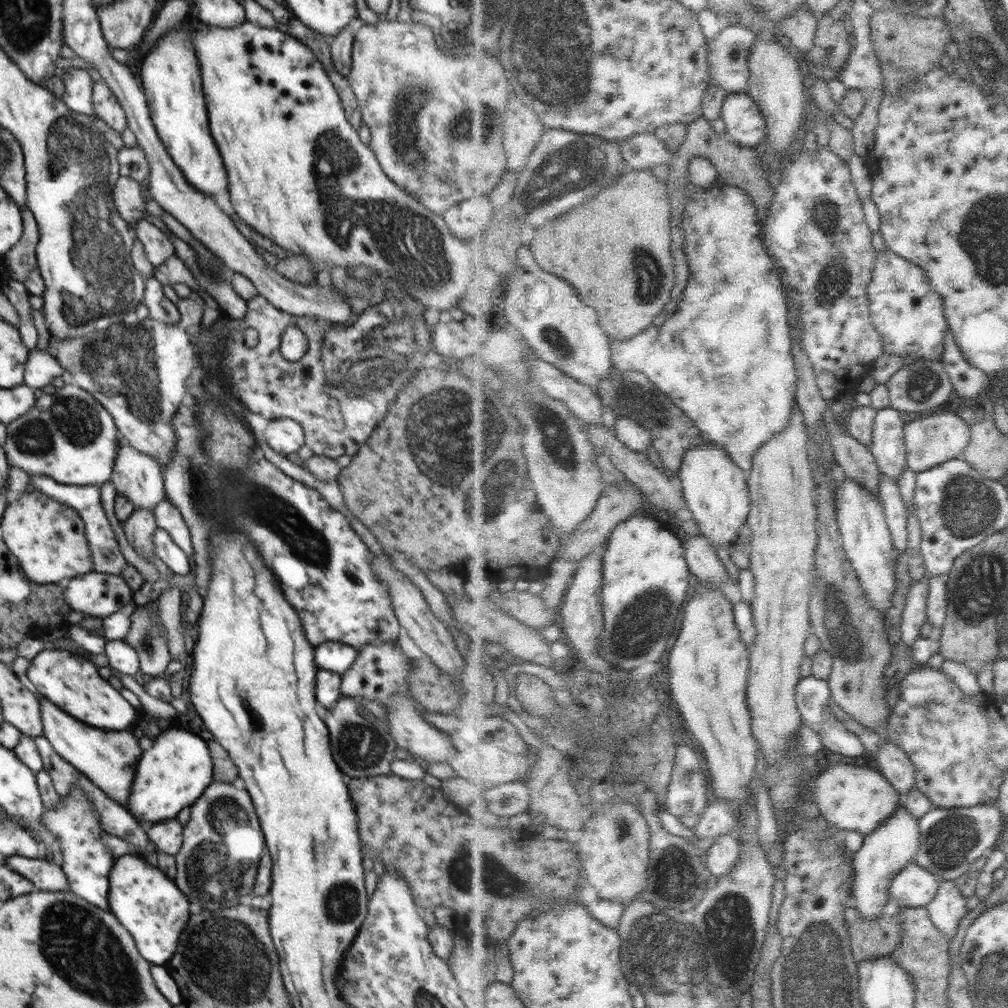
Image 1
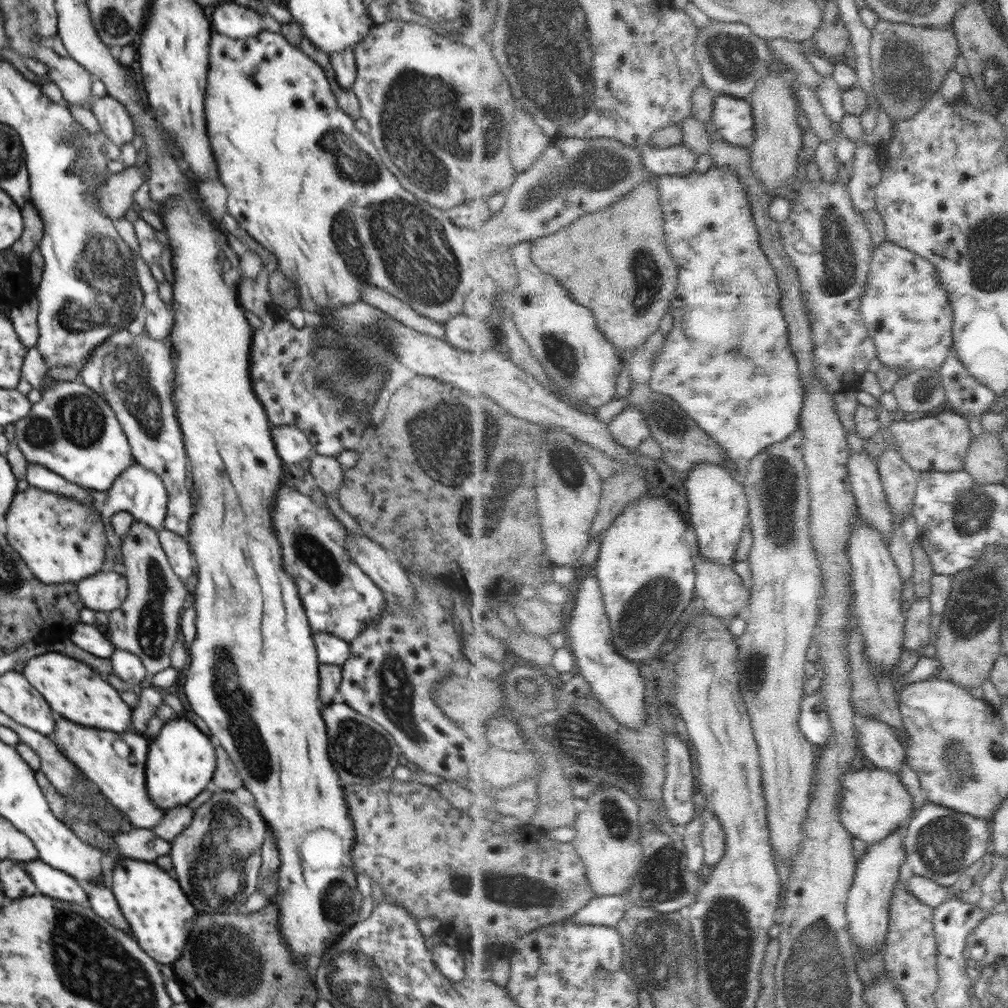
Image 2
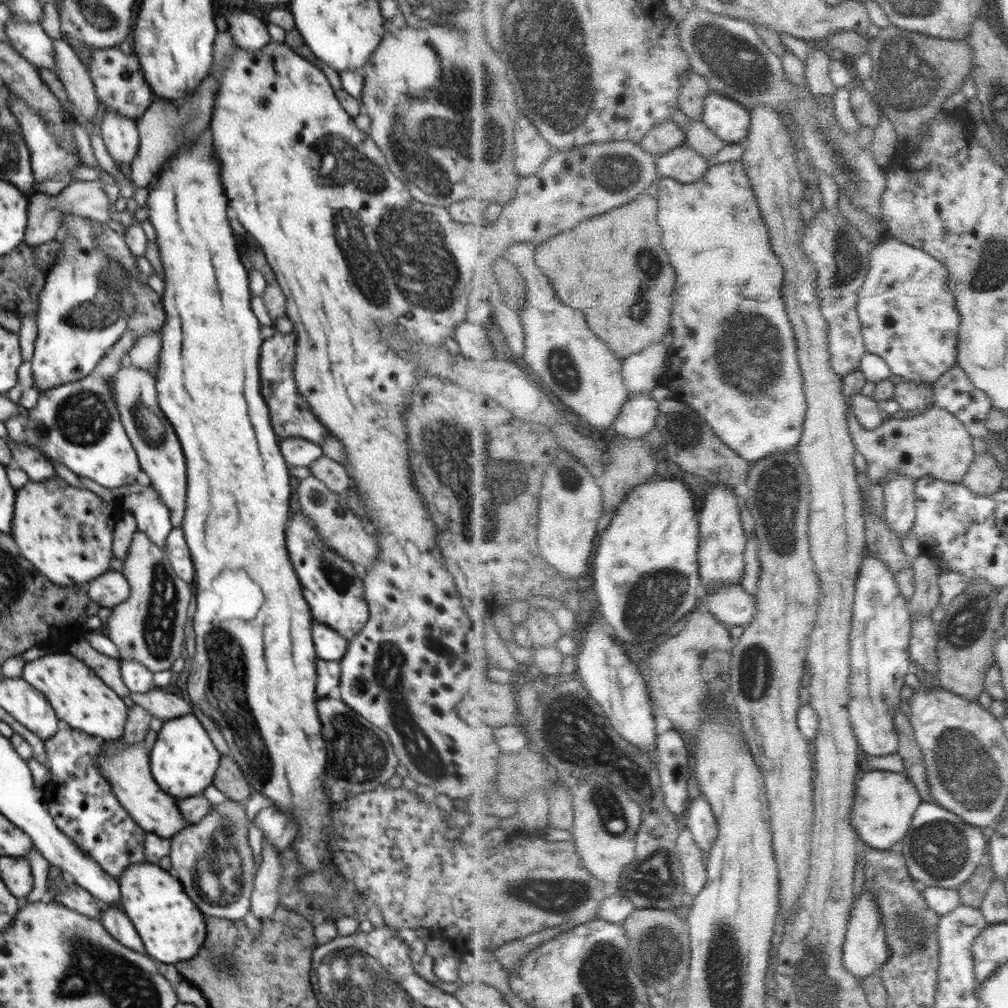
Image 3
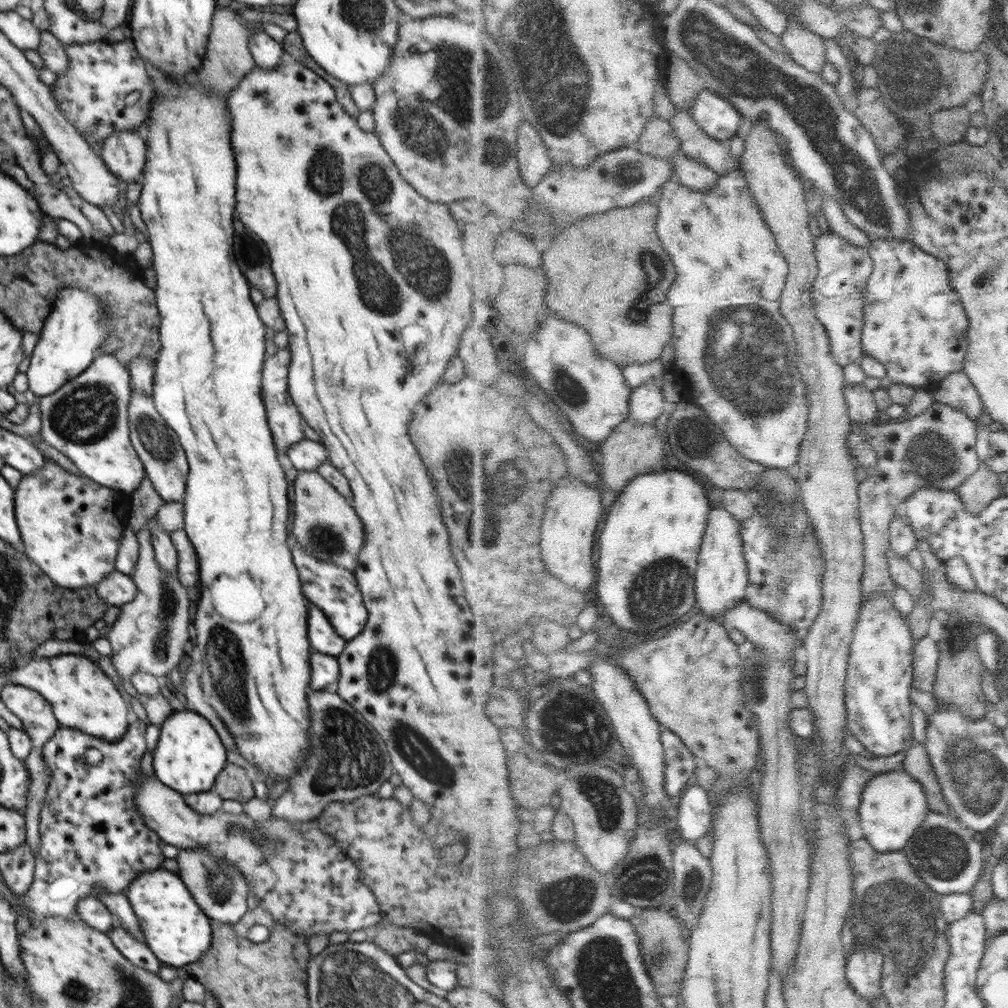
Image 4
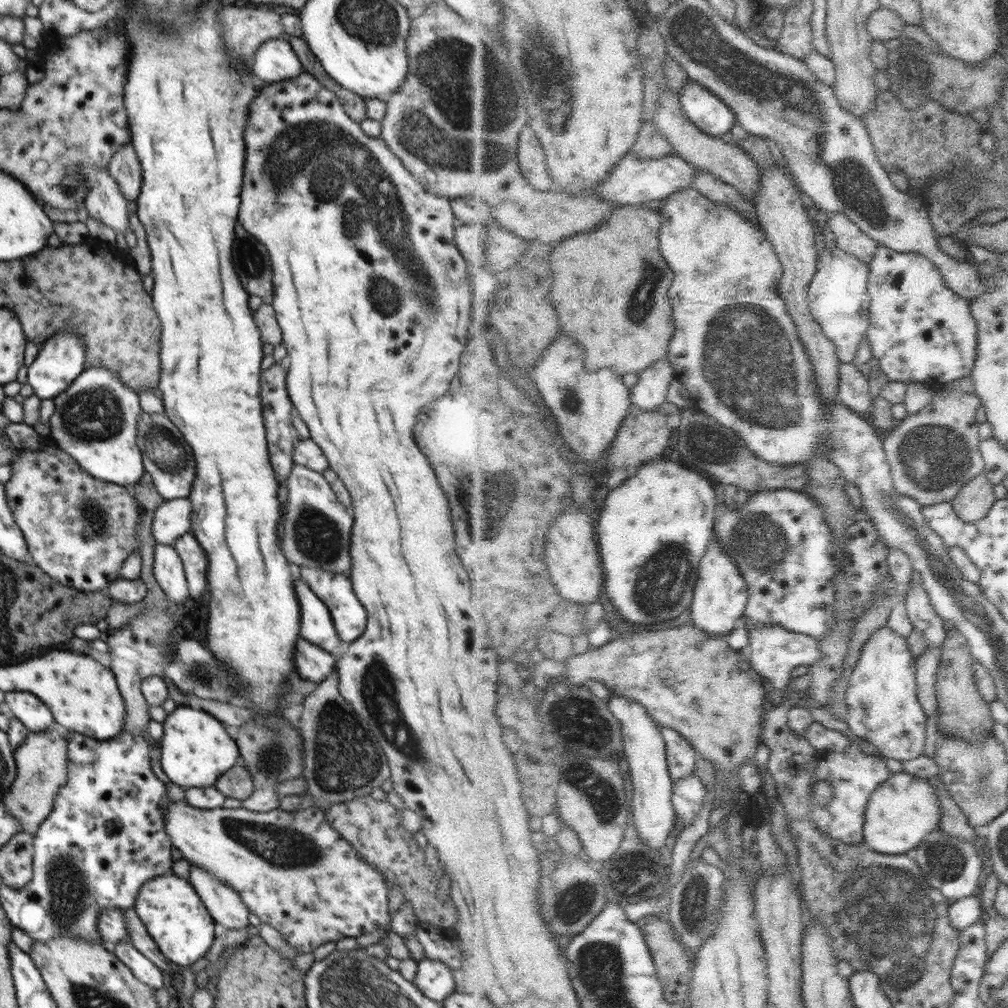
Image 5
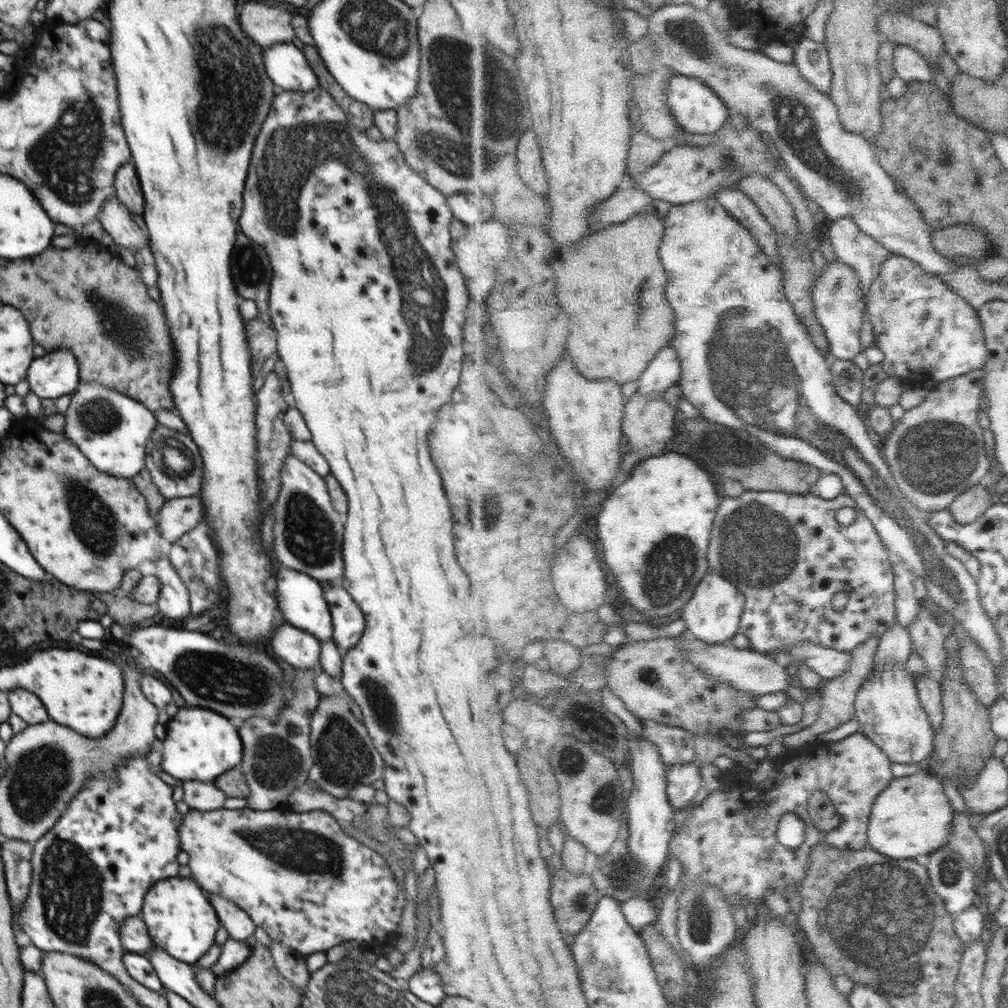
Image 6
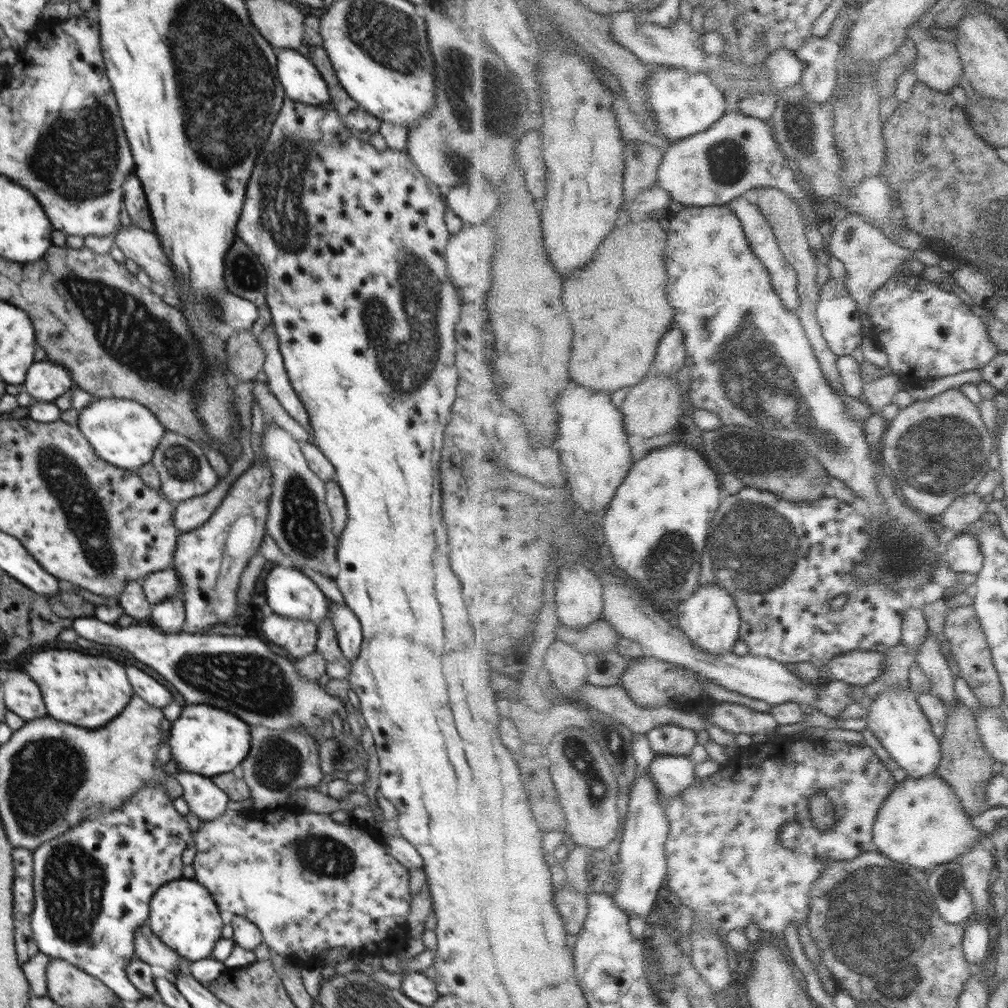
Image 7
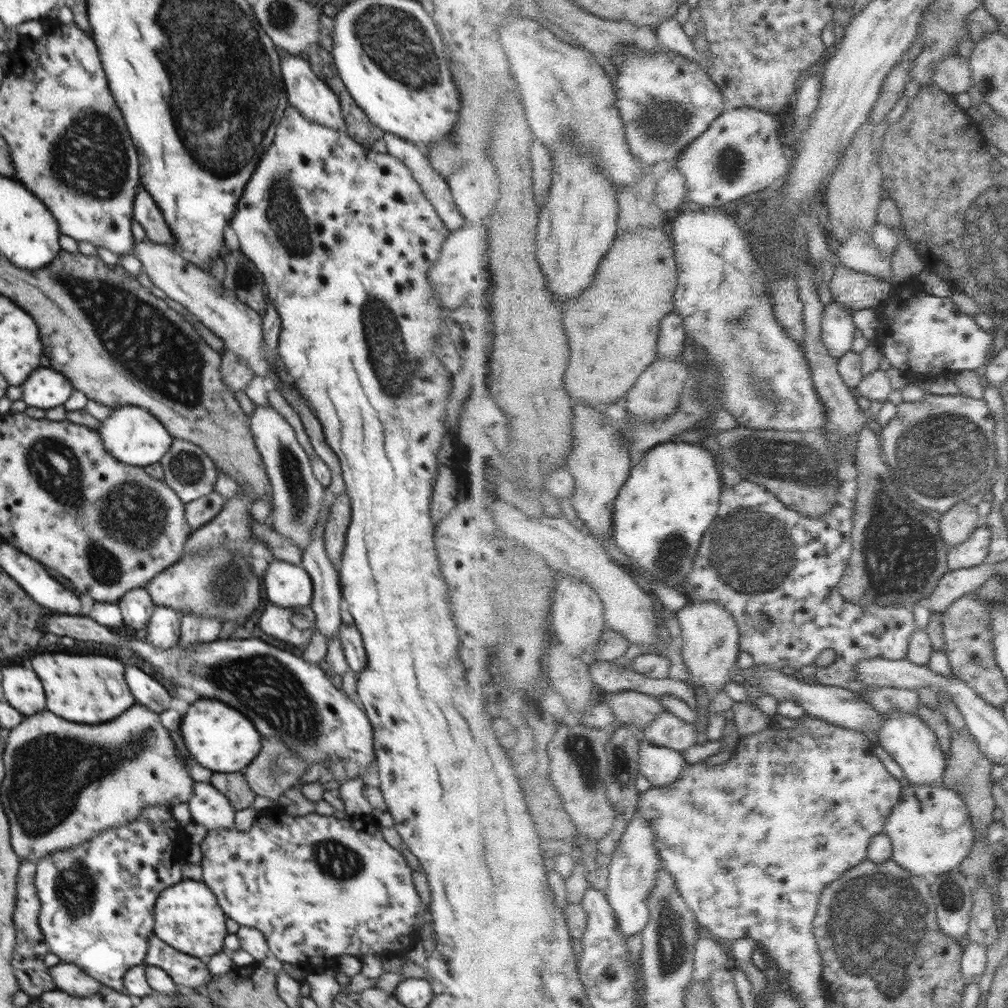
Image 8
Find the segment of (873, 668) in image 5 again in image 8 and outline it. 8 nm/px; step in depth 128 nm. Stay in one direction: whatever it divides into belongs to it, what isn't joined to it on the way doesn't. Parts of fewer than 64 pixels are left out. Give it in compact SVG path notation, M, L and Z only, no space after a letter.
M892 711L884 719L884 730L880 731L879 740L883 748L902 766L906 777L912 784L930 784L942 778L944 772L944 752L940 750L938 737L928 727L927 721L917 712Z

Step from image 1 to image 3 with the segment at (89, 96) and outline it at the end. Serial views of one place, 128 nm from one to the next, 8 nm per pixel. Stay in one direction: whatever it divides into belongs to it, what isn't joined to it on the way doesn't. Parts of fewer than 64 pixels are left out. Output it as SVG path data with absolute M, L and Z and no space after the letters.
M16 16L8 20L6 35L11 45L28 62L36 67L48 68L56 75L53 40L44 32L41 24L22 22Z

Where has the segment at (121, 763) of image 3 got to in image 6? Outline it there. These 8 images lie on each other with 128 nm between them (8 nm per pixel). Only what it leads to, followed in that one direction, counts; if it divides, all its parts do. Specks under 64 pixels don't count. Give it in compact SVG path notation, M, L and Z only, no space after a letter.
M223 806L210 811L190 809L183 815L182 823L180 823L180 846L181 850L184 850L190 857L188 865L192 870L192 875L198 881L198 886L203 891L220 894L225 900L230 900L248 914L256 927L261 927L266 931L271 940L276 940L298 951L302 956L308 957L313 952L326 952L340 943L352 940L377 945L384 943L388 937L396 935L396 928L401 921L400 917L403 916L403 908L406 906L404 886L403 888L398 886L386 859L378 852L346 835L340 827L341 823L324 810L281 812L276 809L268 809L267 811L257 811L256 809L250 810L247 806L234 810L225 809Z

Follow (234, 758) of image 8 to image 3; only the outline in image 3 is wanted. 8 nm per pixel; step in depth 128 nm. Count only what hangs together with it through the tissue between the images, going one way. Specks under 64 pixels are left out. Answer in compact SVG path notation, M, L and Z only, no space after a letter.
M193 713L164 721L150 751L150 768L156 784L176 799L203 793L213 780L220 764L218 752L210 736Z

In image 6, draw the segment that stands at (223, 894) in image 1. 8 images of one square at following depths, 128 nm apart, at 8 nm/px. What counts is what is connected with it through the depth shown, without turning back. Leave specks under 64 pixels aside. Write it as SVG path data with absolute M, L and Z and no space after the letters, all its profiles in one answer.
M208 893L208 896L210 896L209 902L216 912L220 926L228 931L230 939L244 943L244 939L253 935L256 926L242 908L230 900L225 900L220 894Z

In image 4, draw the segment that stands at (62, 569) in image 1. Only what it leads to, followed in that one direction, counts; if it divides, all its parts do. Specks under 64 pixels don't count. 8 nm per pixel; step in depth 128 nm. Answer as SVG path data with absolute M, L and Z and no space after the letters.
M46 460L42 469L22 474L14 490L15 520L23 543L21 549L52 582L64 588L95 586L115 570L120 538L128 524L118 504L120 491L106 488L85 475L73 474L50 460Z

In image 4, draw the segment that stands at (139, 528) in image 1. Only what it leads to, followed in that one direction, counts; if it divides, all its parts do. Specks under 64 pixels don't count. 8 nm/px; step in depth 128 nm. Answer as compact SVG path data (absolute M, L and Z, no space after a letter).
M146 526L136 533L140 544L138 561L130 573L136 584L136 597L119 606L118 619L108 627L104 634L112 649L112 662L120 678L130 681L134 672L148 672L156 677L168 675L184 654L184 644L188 642L190 626L190 597L186 587L174 573L168 573L156 561L152 544L152 533Z

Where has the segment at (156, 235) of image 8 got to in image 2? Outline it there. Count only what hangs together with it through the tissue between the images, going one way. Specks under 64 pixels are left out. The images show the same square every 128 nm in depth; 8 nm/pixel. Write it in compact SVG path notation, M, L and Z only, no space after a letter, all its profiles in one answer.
M106 94L93 99L92 111L102 132L120 148L134 138L134 122L126 106Z

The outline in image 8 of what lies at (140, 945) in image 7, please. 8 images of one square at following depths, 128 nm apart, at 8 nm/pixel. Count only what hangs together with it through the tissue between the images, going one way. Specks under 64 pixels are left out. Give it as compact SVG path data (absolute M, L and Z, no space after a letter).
M155 935L149 938L147 950L144 964L165 970L176 985L203 990L213 978L205 960L175 950Z

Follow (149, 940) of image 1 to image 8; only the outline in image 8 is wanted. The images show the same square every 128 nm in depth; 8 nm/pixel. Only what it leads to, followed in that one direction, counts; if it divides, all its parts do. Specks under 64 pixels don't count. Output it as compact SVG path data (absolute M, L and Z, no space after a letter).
M184 879L165 888L158 896L153 934L175 950L206 960L223 951L223 943L228 936L226 919L211 888L202 881Z

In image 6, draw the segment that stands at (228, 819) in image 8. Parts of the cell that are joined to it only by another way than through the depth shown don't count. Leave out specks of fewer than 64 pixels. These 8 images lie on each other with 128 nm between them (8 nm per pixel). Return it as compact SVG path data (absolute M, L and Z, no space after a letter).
M182 780L183 801L190 809L210 811L224 806L224 792L214 782Z

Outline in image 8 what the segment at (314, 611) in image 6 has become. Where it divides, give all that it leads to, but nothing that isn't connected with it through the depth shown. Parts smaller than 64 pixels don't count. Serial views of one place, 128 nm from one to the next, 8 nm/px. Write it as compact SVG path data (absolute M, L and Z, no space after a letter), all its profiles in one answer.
M279 559L268 564L264 590L270 603L297 611L311 606L314 592L312 579L304 567Z

